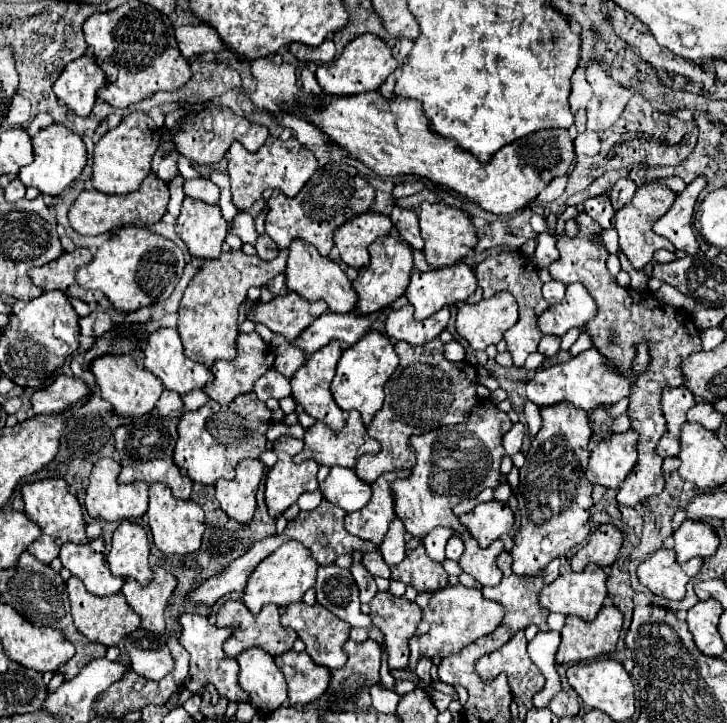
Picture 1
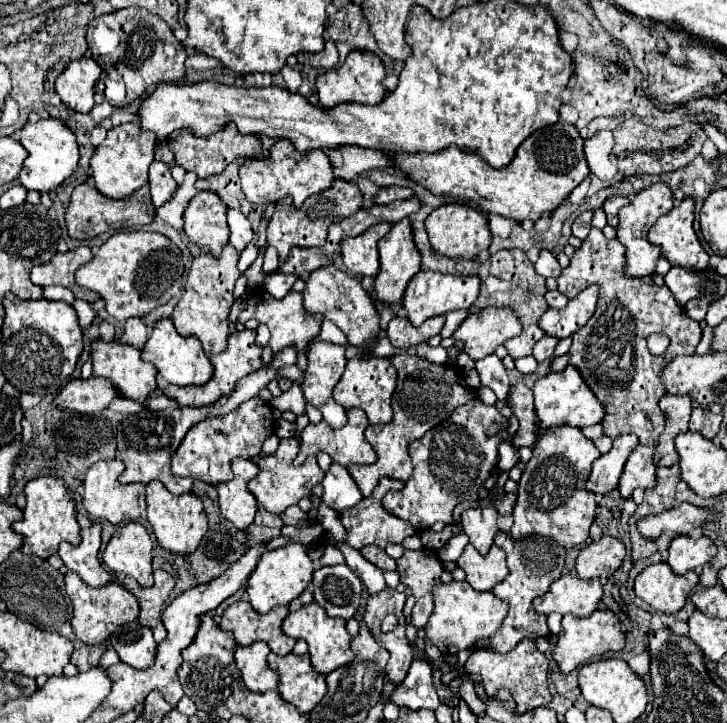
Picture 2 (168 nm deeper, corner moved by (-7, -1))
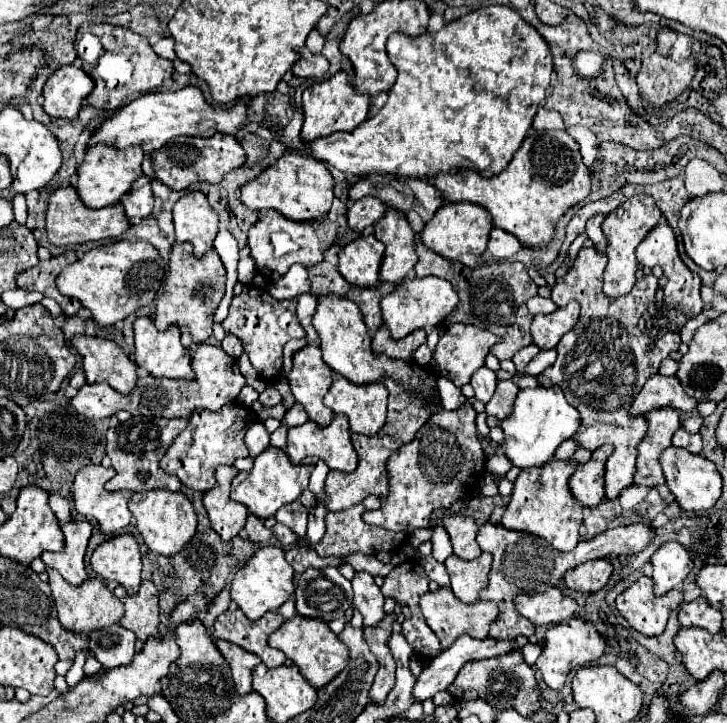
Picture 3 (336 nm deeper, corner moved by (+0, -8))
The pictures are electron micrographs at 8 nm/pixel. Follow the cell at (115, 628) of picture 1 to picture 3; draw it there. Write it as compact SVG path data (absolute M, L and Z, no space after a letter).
M46 568L46 572L50 576L48 584L52 588L52 598L54 598L54 606L58 610L58 620L66 630L72 630L78 634L88 634L88 630L116 624L124 616L124 604L106 588L106 584L100 578L88 578L80 586L70 586L56 570Z

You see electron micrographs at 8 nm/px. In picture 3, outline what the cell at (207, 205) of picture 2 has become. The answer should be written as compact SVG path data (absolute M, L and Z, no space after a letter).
M188 192L172 208L176 242L190 242L194 256L202 256L212 250L212 242L218 230L218 218L204 194Z

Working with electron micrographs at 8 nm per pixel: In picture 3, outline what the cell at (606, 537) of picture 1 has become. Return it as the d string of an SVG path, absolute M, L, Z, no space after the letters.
M588 560L564 574L564 582L570 590L590 594L598 592L606 586L608 578L612 574L612 564L608 560Z

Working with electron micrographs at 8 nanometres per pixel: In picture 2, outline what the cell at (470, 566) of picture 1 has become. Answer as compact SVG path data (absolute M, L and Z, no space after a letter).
M471 543L465 547L457 565L467 573L467 581L475 591L491 591L503 577L507 577L509 569L505 565L503 549L493 545L487 555L481 555Z

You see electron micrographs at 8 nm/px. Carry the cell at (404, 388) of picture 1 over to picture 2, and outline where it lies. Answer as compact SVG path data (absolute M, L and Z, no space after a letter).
M395 355L391 363L399 375L397 389L393 393L393 421L387 425L369 425L365 429L365 437L375 447L379 459L371 465L351 464L351 467L347 467L347 471L351 473L351 477L355 477L355 483L359 485L365 497L373 493L381 477L395 477L407 481L413 473L407 445L415 439L421 439L429 429L449 419L457 407L477 397L475 389L471 389L465 383L465 373L449 363L437 365L419 355Z

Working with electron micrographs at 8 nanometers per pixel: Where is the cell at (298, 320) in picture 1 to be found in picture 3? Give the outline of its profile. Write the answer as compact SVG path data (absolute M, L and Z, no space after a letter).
M244 284L244 290L242 294L234 296L232 300L232 306L230 306L230 312L226 316L226 320L222 322L222 328L226 334L234 334L240 342L242 342L242 348L244 352L248 354L252 366L256 368L256 372L266 380L266 382L276 382L276 378L280 376L280 370L282 370L282 348L288 340L292 338L304 338L306 332L304 328L300 326L298 318L296 318L296 300L274 300L264 288L258 288L254 284Z

